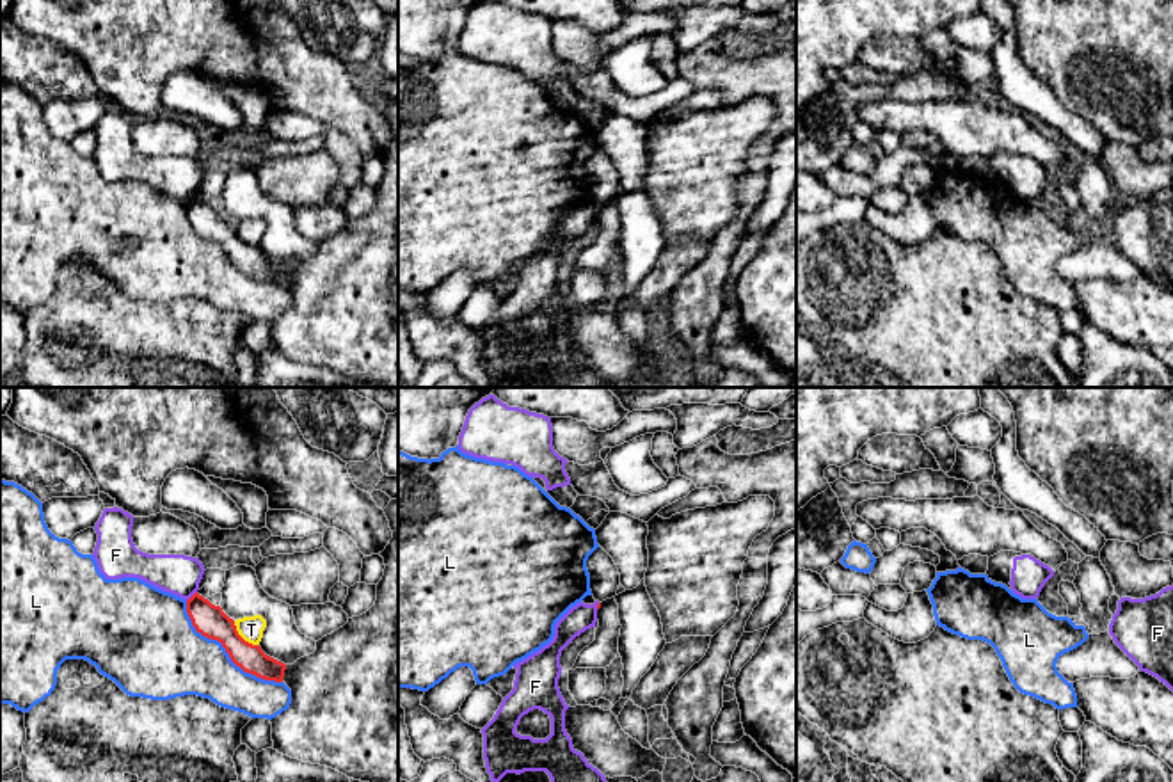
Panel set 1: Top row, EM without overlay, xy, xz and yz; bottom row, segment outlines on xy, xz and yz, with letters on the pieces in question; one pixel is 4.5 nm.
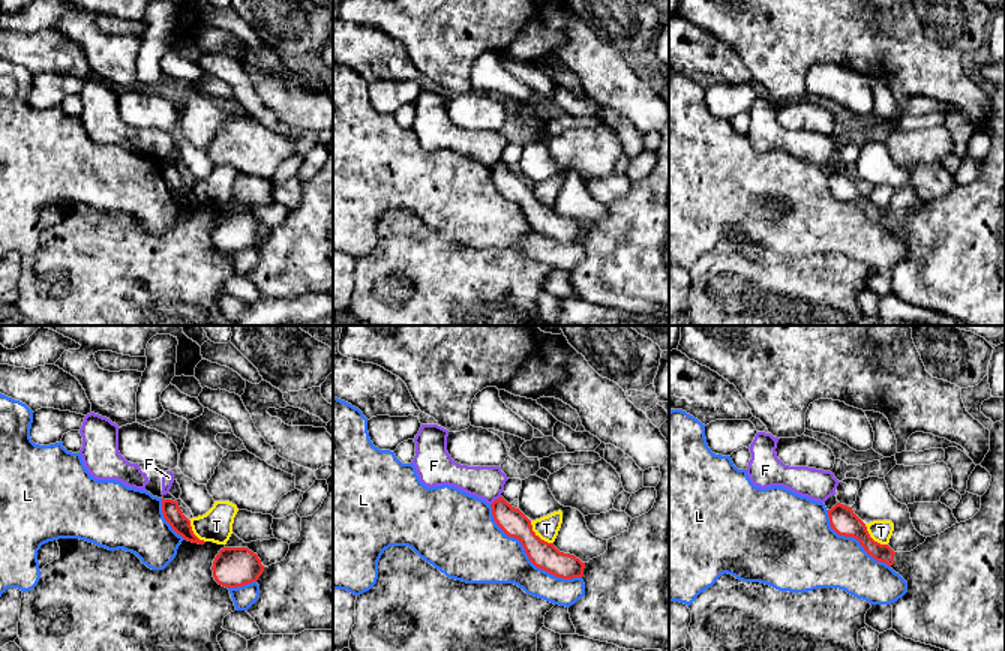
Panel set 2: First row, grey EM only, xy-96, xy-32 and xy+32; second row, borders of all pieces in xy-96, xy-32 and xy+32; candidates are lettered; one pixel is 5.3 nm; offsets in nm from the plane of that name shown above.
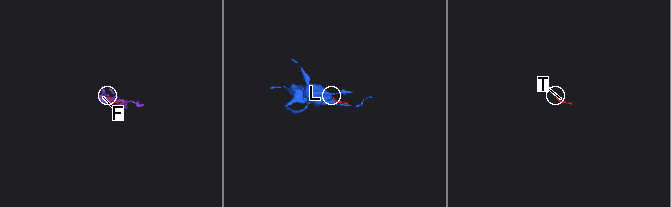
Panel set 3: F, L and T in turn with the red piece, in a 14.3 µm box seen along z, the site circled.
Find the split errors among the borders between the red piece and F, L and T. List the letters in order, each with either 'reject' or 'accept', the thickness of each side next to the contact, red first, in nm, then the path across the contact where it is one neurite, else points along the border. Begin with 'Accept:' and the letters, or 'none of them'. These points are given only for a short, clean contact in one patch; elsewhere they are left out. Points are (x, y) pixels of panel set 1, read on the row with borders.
Accept: none of them
F: reject | 150/180 nm | along xy (196, 590), (187, 601)
L: reject | 150/340 nm
T: reject | 150/110 nm | along xy (233, 621), (239, 633), (258, 646)

